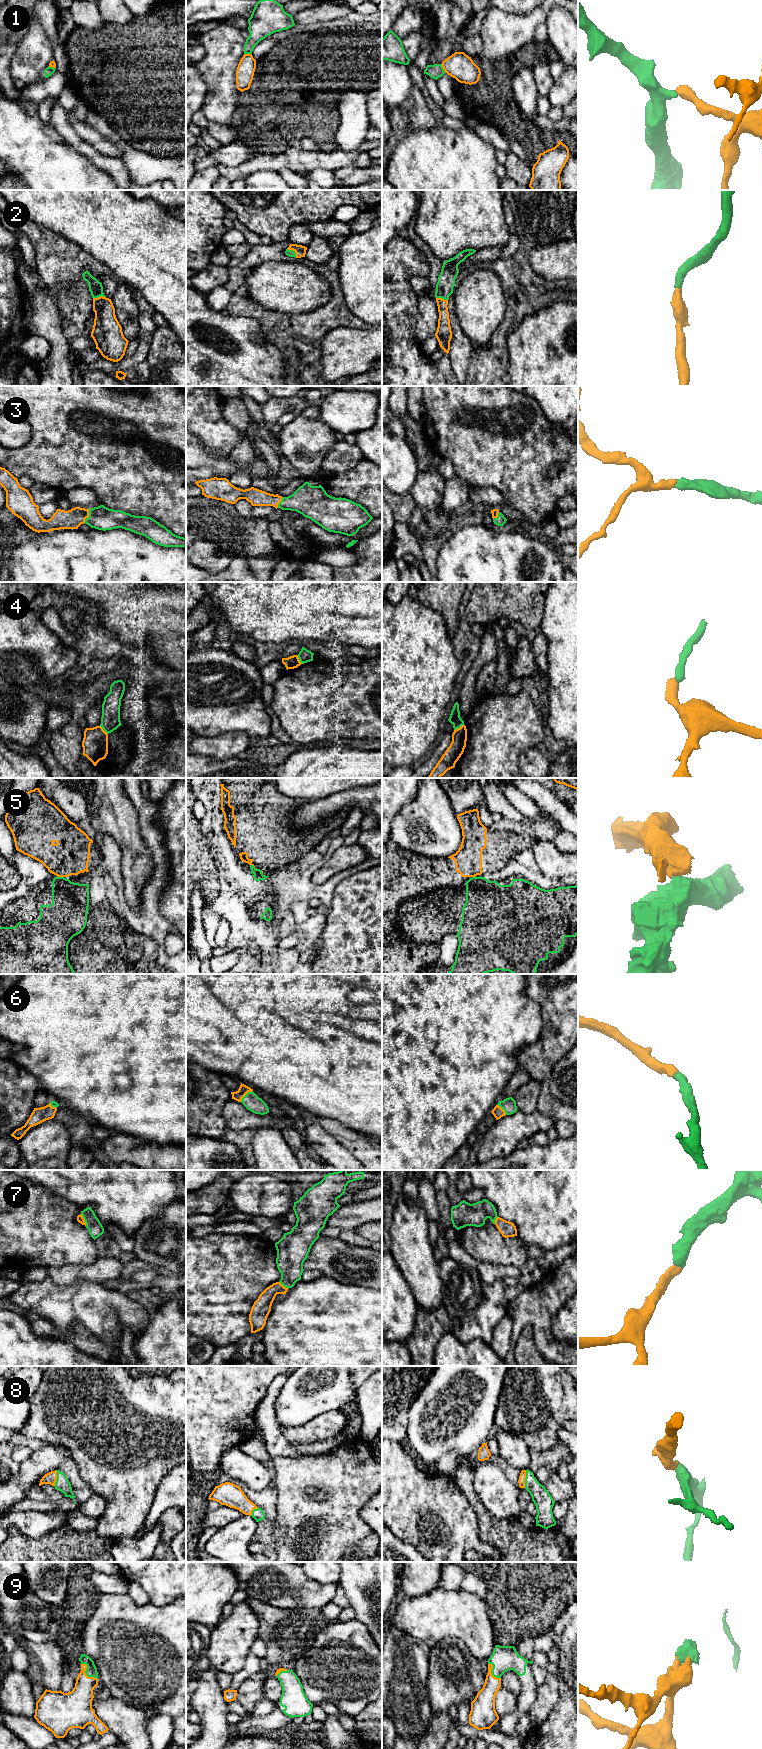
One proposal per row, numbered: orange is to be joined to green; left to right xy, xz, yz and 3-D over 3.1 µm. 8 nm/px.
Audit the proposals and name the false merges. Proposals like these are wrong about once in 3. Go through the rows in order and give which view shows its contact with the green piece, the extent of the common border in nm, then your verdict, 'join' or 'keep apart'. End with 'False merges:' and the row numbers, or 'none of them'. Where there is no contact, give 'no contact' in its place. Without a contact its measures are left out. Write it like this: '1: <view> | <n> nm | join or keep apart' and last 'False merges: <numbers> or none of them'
1: yz | 80 nm | keep apart
2: xz | 110 nm | join
3: xy | 120 nm | join
4: yz | 90 nm | keep apart
5: xy | 60 nm | keep apart
6: xz | 140 nm | join
7: xy | 110 nm | join
8: yz | 140 nm | join
9: xy | 190 nm | join
False merges: 1, 4, 5

